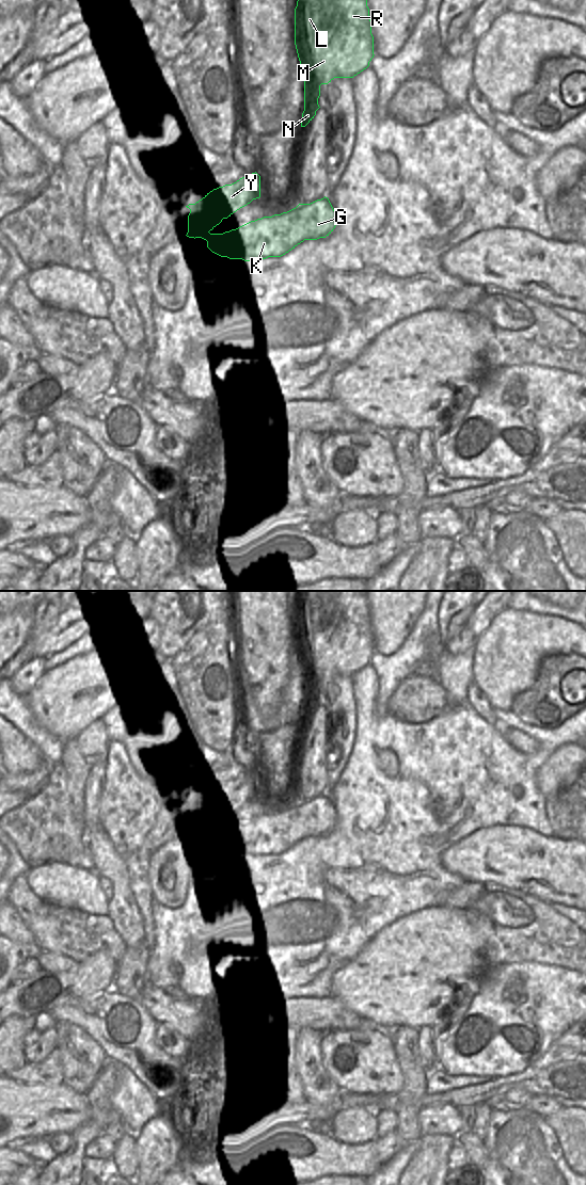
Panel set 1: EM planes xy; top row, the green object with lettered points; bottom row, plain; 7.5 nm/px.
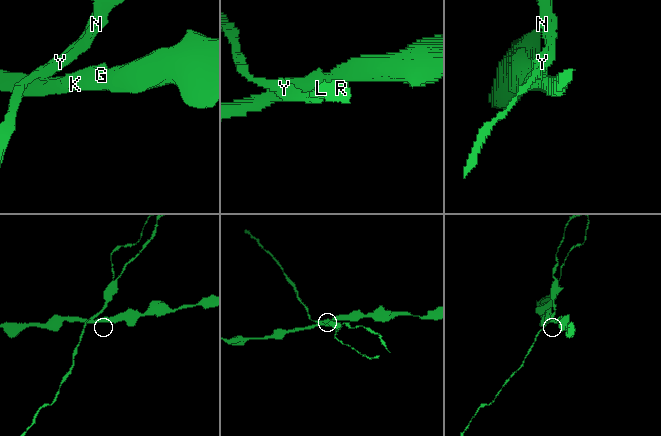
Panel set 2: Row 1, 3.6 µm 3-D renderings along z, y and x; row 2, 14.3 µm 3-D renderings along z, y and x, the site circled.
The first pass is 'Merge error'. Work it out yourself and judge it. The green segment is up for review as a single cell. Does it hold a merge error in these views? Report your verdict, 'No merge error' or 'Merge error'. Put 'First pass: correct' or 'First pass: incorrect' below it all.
No merge error.
First pass: incorrect

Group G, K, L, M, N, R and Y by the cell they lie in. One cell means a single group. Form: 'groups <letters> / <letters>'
groups G K L M N R Y

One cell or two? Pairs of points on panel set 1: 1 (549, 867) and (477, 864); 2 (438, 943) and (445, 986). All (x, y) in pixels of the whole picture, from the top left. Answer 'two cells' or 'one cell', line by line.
1: one cell
2: one cell

